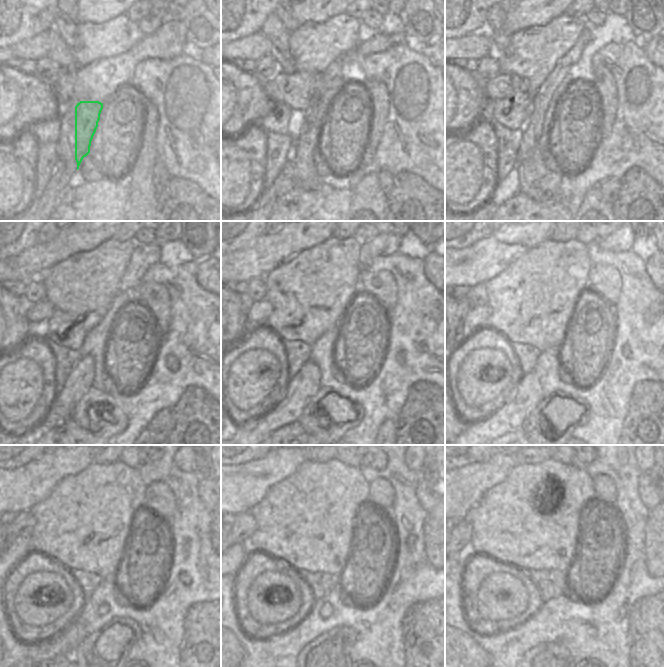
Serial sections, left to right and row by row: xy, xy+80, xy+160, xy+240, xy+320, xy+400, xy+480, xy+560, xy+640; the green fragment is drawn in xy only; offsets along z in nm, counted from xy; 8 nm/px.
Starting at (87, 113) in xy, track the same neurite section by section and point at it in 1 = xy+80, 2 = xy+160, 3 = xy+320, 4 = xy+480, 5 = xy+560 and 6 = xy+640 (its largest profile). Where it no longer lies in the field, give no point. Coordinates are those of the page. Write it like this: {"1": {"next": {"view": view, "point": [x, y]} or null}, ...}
{"1": {"next": {"view": "xy+80", "point": [305, 175]}}, "2": {"next": {"view": "xy+160", "point": [533, 179]}}, "3": {"next": {"view": "xy+320", "point": [327, 416]}}, "4": {"next": {"view": "xy+480", "point": [108, 648]}}, "5": {"next": {"view": "xy+560", "point": [333, 648]}}, "6": {"next": {"view": "xy+640", "point": [552, 648]}}}

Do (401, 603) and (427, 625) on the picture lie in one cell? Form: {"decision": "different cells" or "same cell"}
{"decision": "different cells"}

